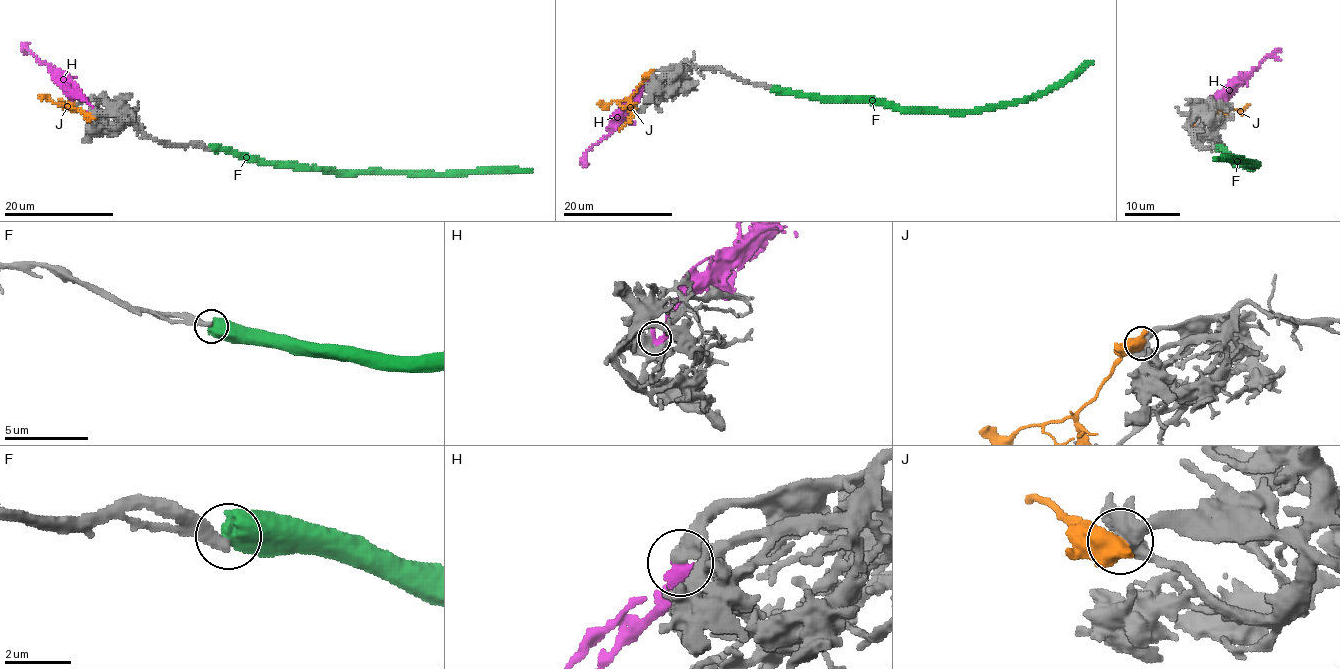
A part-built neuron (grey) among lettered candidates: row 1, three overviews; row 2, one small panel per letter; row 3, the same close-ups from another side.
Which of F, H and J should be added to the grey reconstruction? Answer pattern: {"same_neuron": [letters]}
{"same_neuron": []}

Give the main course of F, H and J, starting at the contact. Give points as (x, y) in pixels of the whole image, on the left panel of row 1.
F: (209, 148), (224, 148), (268, 162), (328, 167), (340, 172), (531, 170)
H: (90, 111), (90, 105), (27, 46)
J: (92, 117), (58, 100)

